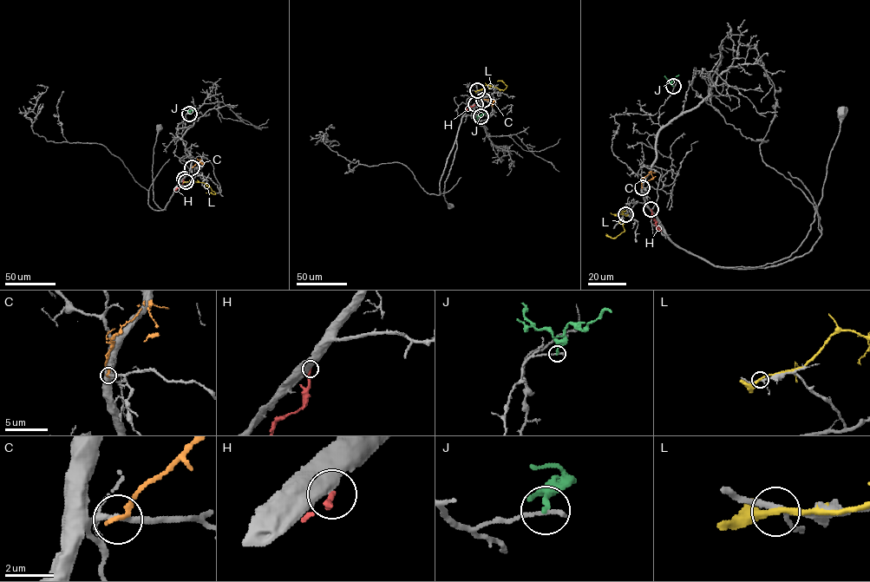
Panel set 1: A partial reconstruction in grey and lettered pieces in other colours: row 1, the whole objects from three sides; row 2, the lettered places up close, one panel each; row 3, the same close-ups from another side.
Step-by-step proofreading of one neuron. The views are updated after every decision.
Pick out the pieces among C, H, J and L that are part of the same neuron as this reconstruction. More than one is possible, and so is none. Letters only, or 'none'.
none

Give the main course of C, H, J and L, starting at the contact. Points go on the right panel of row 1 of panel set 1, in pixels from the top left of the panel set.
C: (642, 187), (643, 179), (650, 180), (653, 178), (650, 173), (655, 173)
H: (650, 210), (660, 231)
J: (673, 86), (664, 75)
L: (625, 215), (614, 215), (623, 221), (624, 231), (615, 238), (607, 235)

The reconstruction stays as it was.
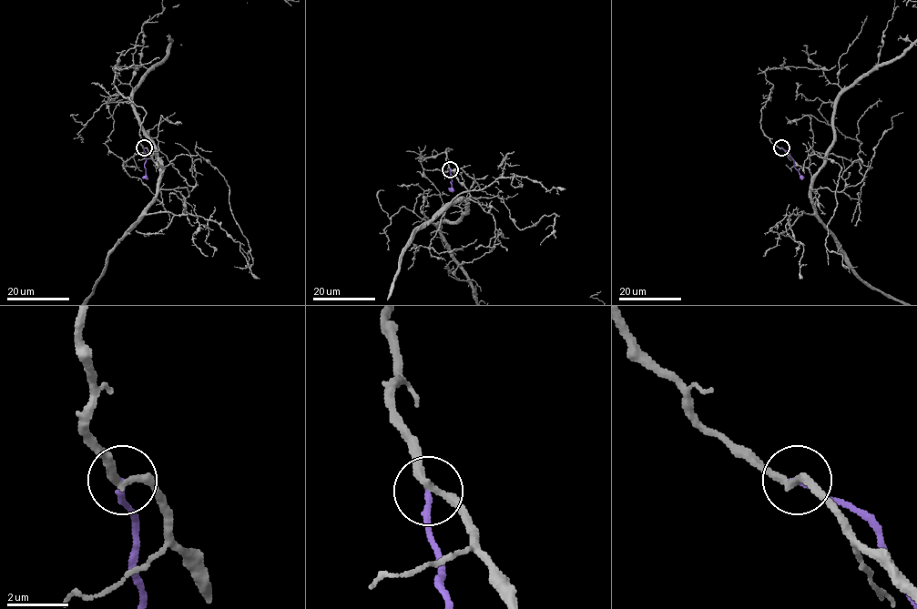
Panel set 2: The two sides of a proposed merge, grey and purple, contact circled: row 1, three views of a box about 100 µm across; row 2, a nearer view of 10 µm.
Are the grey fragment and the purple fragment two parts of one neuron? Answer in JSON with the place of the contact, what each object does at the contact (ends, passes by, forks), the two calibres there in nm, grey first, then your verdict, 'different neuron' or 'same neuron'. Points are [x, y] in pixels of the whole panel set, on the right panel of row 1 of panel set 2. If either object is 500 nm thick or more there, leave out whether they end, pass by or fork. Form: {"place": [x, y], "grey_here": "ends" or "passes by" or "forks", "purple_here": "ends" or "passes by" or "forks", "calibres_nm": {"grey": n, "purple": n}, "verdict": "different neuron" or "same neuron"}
{"place": [781, 147], "grey_here": "passes by", "purple_here": "ends", "calibres_nm": {"grey": 240, "purple": 200}, "verdict": "different neuron"}

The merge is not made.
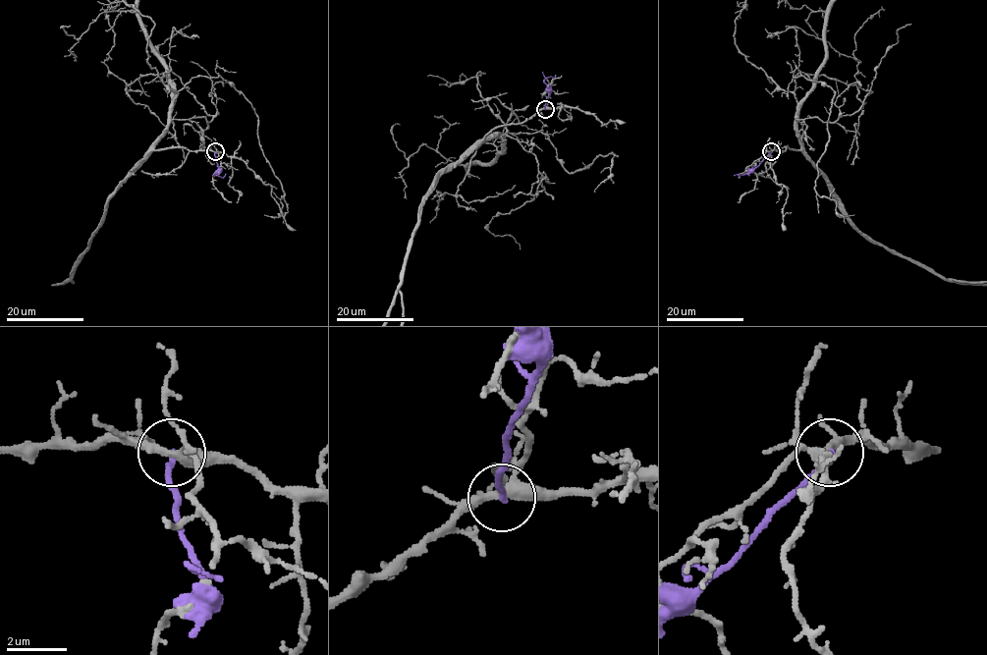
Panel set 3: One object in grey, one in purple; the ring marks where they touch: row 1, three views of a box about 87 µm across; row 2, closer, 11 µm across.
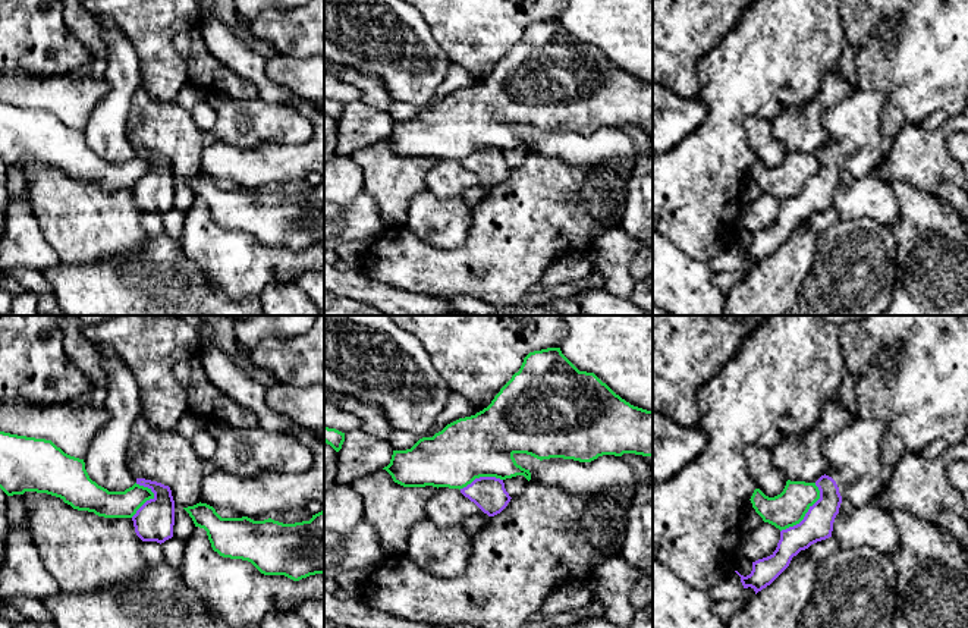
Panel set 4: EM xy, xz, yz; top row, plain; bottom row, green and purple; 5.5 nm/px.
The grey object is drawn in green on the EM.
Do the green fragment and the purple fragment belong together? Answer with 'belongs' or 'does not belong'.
does not belong

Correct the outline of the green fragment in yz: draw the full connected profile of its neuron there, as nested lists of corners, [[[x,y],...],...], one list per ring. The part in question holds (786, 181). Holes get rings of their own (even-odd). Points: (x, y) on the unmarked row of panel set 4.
[[[788,151],[780,166],[769,169],[755,160],[749,172],[764,194],[782,202],[799,195],[818,170],[820,161],[815,154]]]

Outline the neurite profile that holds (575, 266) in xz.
[[[573,252],[557,260],[538,282],[538,289],[547,291],[556,285],[563,285],[590,276],[594,270],[590,254]]]

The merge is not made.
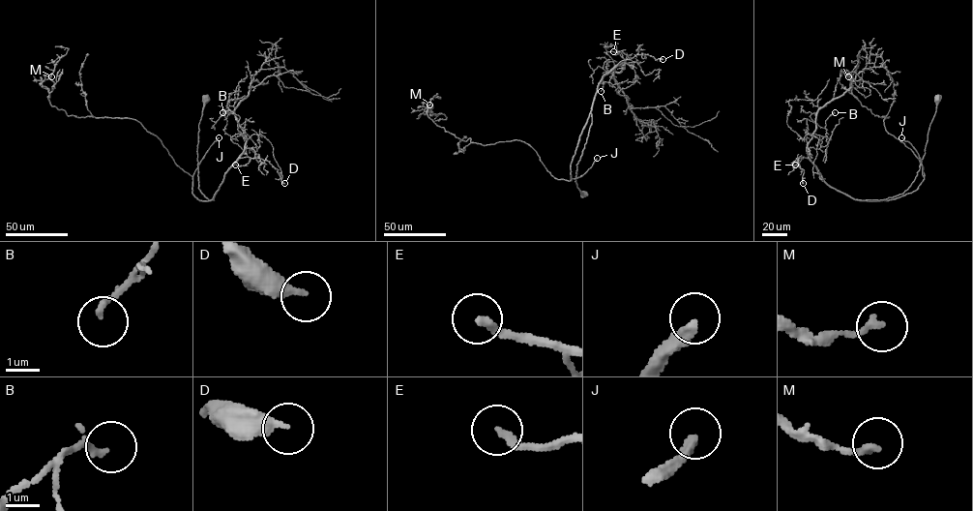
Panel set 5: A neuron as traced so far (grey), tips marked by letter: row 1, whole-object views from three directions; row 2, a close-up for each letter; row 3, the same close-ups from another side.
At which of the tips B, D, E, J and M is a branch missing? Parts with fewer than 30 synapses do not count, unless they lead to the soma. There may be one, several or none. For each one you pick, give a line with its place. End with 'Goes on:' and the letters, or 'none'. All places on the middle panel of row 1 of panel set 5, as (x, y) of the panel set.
E: place (613, 51)
J: place (597, 158)
Goes on: E, J

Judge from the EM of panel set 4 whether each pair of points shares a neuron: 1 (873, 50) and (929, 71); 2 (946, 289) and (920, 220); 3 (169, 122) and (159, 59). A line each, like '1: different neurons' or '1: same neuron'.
1: same neuron
2: same neuron
3: different neurons

